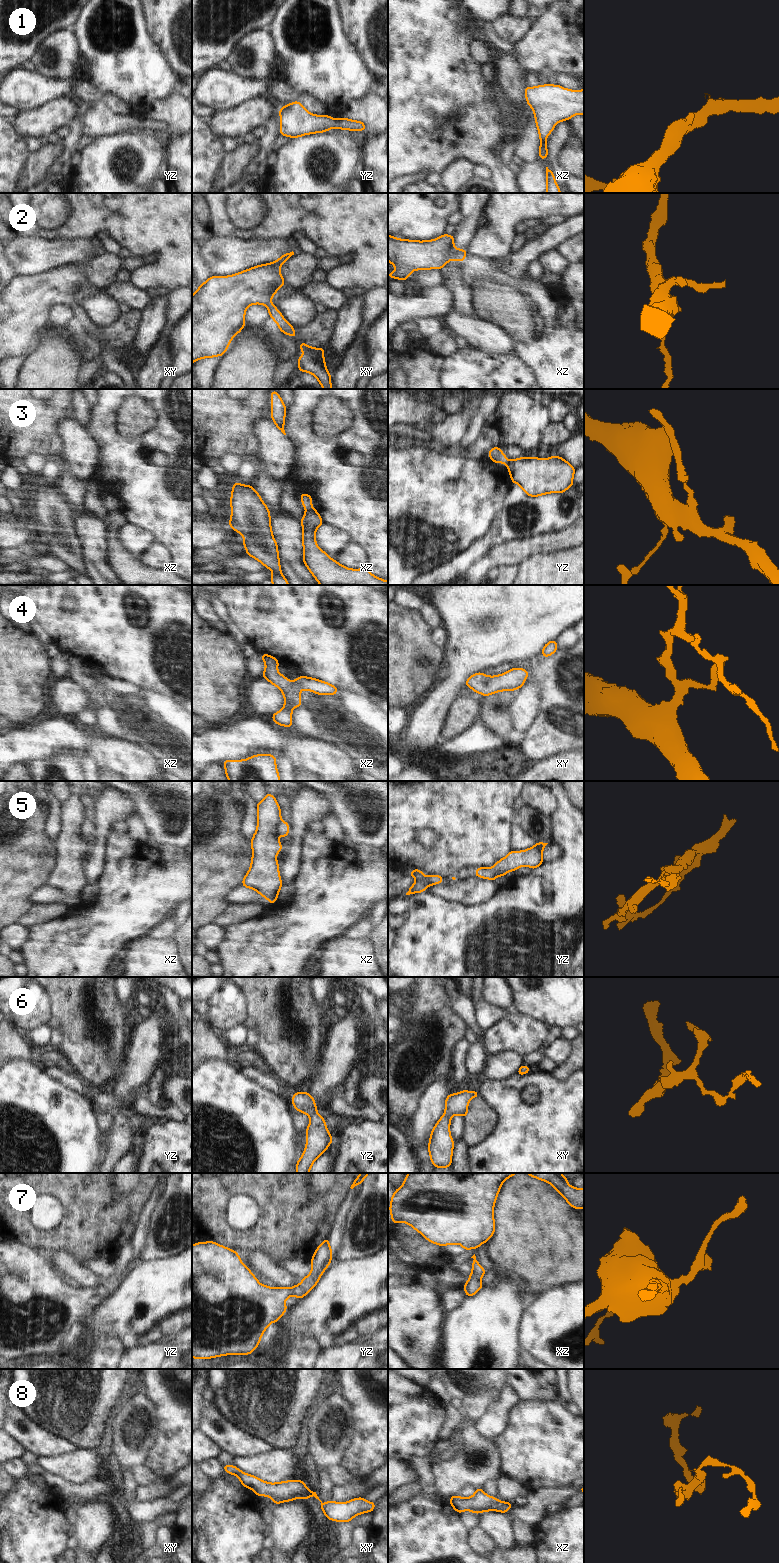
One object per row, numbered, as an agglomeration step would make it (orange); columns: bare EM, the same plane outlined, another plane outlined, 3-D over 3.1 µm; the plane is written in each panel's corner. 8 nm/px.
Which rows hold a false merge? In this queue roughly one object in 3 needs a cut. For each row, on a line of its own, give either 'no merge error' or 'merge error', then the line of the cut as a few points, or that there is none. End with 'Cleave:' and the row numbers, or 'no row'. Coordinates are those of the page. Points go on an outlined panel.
1: no merge error | no cut
2: no merge error | no cut
3: merge error | xz (310, 505), (306, 508)
4: no merge error | no cut
5: merge error | yz (429, 878), (416, 881)
6: no merge error | no cut
7: no merge error | no cut
8: no merge error | no cut
Cleave: 3, 5

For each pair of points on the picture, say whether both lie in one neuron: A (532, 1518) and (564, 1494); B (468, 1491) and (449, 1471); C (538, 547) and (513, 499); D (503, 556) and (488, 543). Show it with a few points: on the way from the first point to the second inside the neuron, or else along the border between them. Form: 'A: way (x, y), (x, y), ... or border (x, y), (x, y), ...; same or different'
A: way (536, 1509), (550, 1495), (555, 1495); same
B: border (475, 1488), (465, 1485), (456, 1494); different
C: border (556, 532), (516, 538), (510, 541); different
D: border (495, 544), (485, 555); different

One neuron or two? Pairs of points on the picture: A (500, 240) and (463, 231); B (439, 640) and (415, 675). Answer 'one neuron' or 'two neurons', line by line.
A: two neurons
B: two neurons

